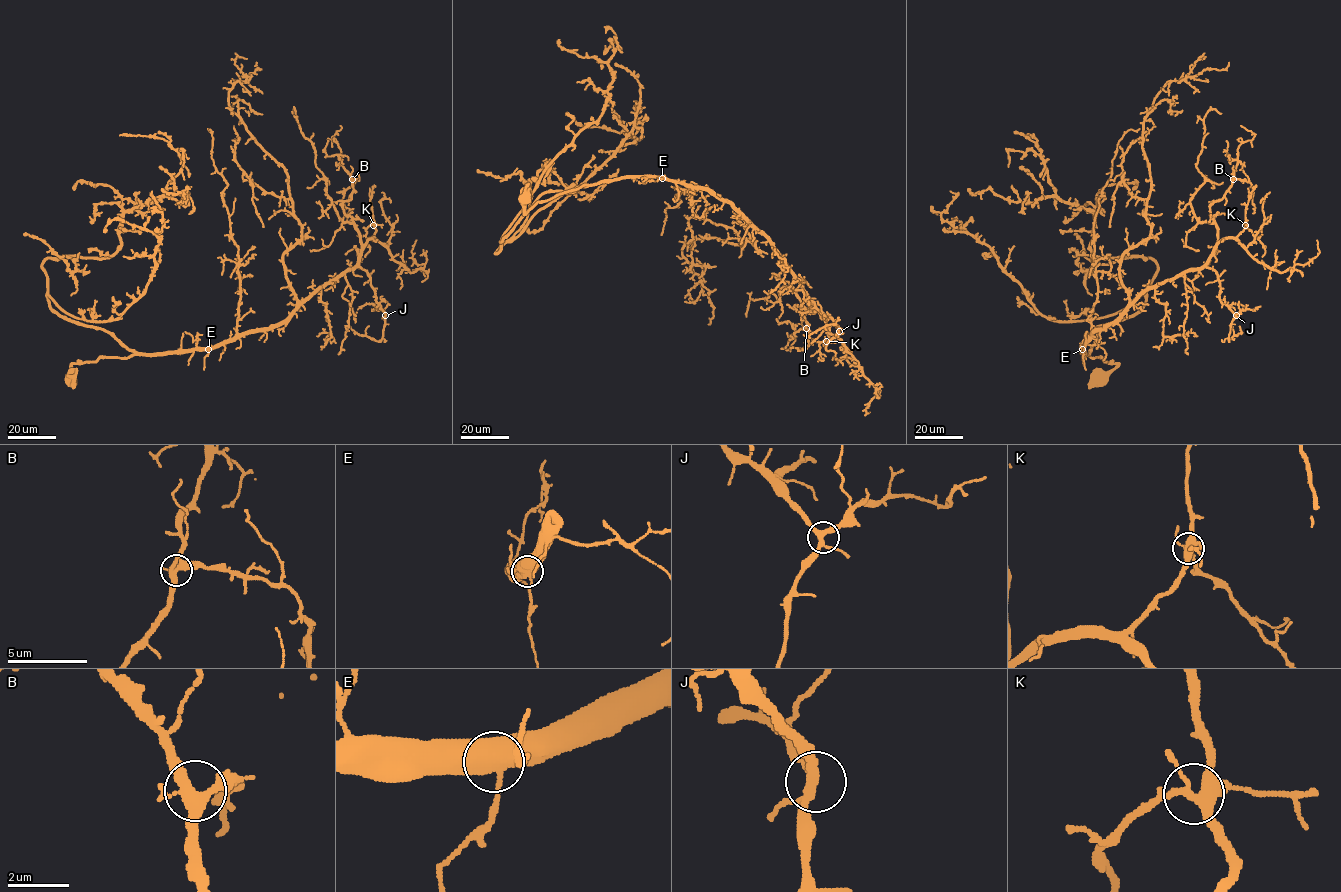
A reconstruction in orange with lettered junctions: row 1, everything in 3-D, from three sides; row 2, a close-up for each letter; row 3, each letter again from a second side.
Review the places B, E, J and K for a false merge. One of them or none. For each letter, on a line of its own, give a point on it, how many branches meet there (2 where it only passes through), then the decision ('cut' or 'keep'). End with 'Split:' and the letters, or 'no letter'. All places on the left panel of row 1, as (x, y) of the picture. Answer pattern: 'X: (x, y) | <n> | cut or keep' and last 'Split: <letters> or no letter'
B: (352, 179) | 4 | keep
E: (208, 349) | 4 | keep
J: (385, 315) | 4 | keep
K: (373, 225) | 5 | keep
Split: no letter

